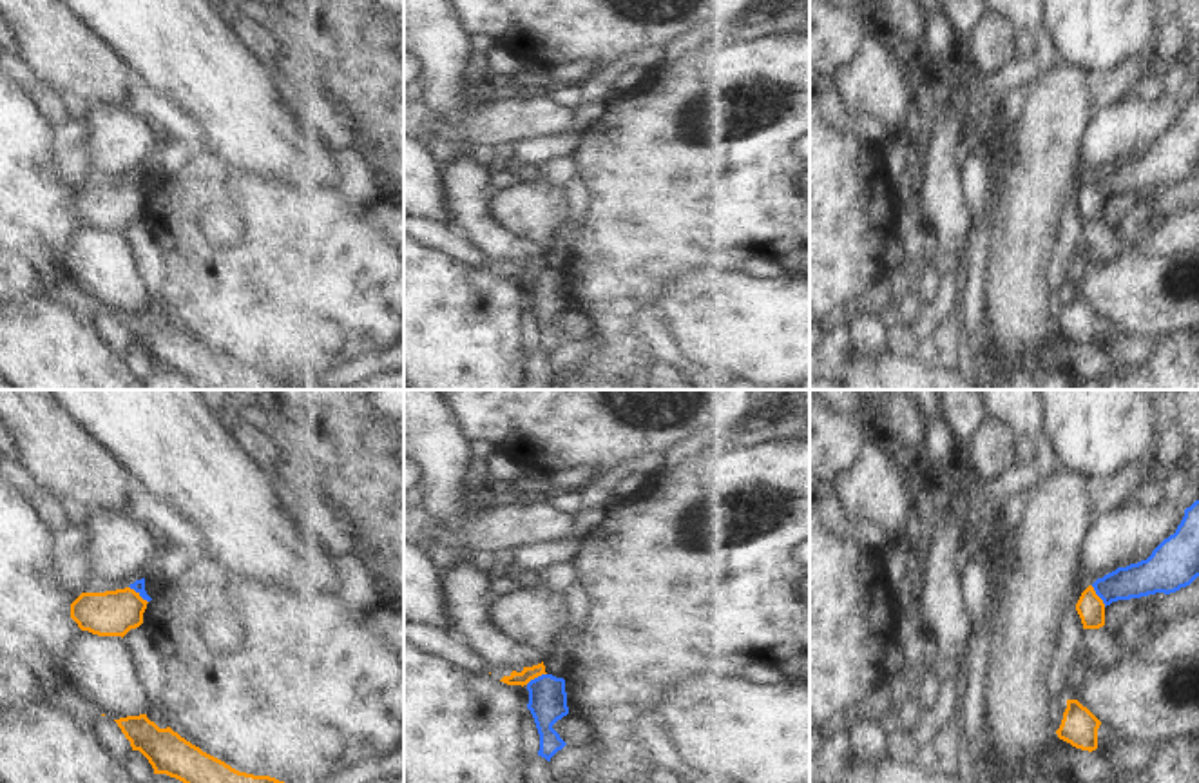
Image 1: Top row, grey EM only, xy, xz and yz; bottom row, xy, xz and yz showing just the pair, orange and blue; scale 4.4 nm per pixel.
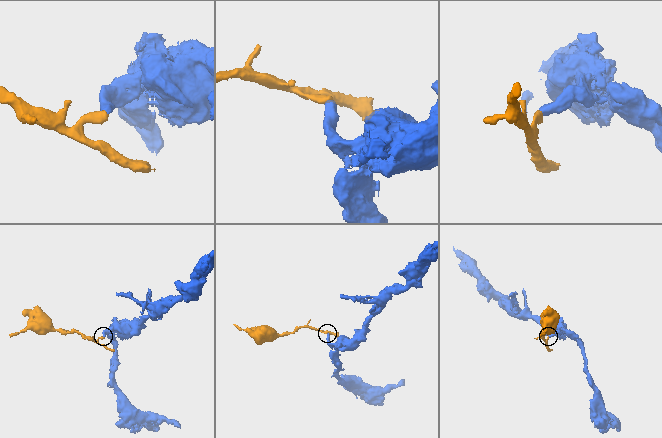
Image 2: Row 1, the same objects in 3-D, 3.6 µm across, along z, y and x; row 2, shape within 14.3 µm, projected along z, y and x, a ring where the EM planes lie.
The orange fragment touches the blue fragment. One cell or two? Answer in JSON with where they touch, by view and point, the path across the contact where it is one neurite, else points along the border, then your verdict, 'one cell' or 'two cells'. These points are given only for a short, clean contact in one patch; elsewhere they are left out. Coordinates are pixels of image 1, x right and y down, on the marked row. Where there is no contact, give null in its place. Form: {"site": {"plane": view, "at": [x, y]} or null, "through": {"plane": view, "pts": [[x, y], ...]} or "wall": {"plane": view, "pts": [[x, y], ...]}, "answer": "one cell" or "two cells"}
{"site": {"plane": "xy", "at": [138, 593]}, "wall": {"plane": "xy", "pts": [[129, 586], [147, 602]]}, "answer": "two cells"}

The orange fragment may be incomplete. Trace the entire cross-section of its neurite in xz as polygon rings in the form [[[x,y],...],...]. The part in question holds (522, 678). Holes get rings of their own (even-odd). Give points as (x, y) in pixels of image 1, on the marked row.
[[[543,662],[532,667],[523,667],[522,672],[513,671],[509,676],[504,676],[500,682],[507,685],[527,685],[531,680],[547,674]]]

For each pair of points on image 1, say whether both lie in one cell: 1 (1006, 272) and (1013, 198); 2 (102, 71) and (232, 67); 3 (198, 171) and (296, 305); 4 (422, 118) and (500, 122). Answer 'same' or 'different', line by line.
1: same
2: different
3: same
4: same

